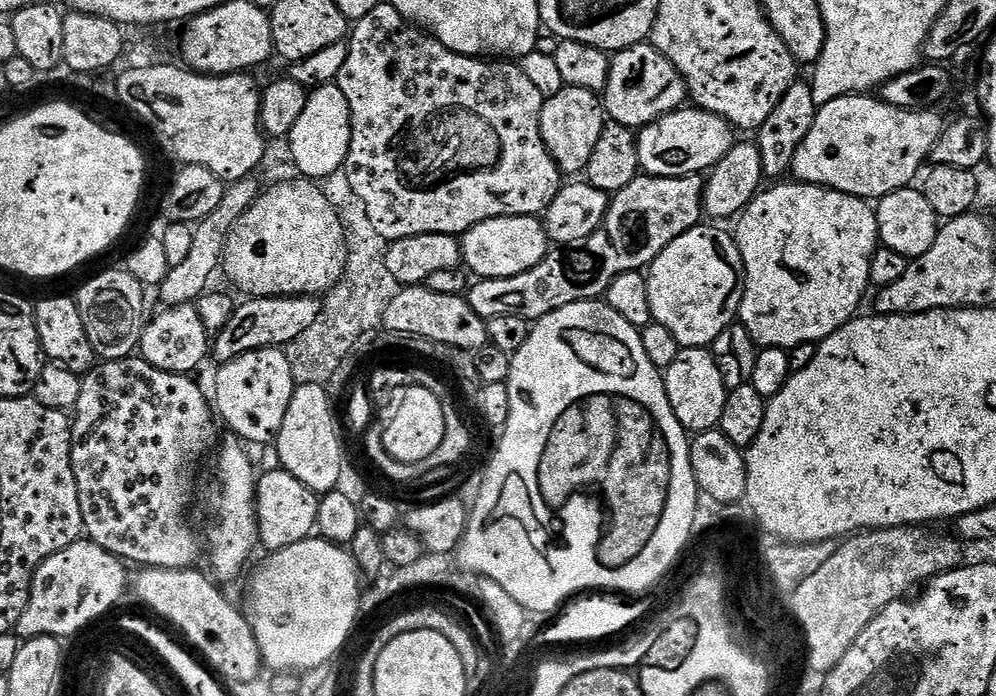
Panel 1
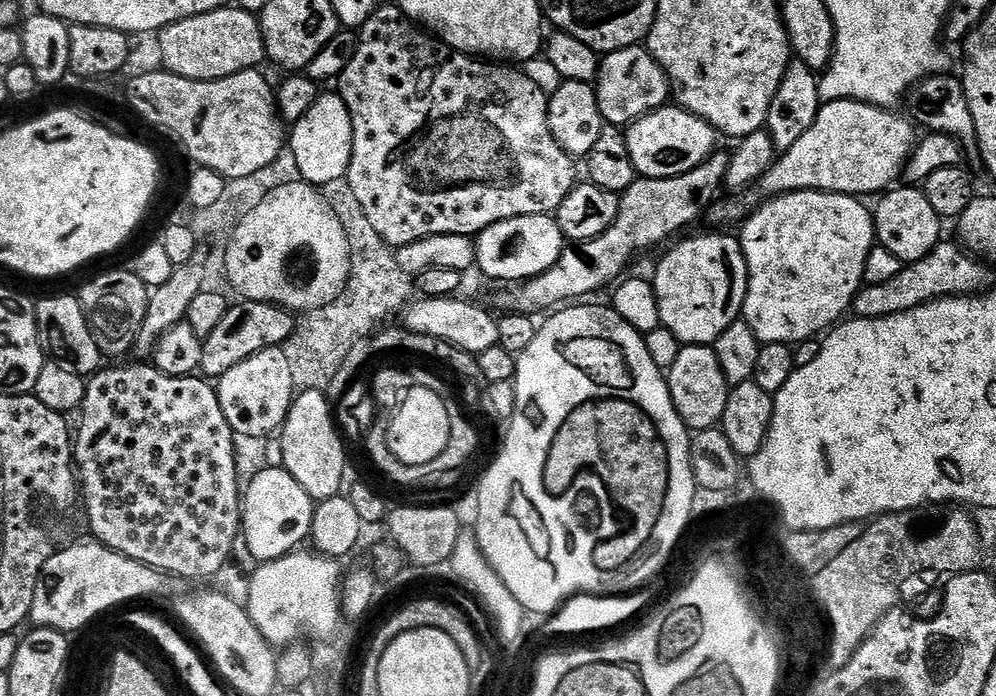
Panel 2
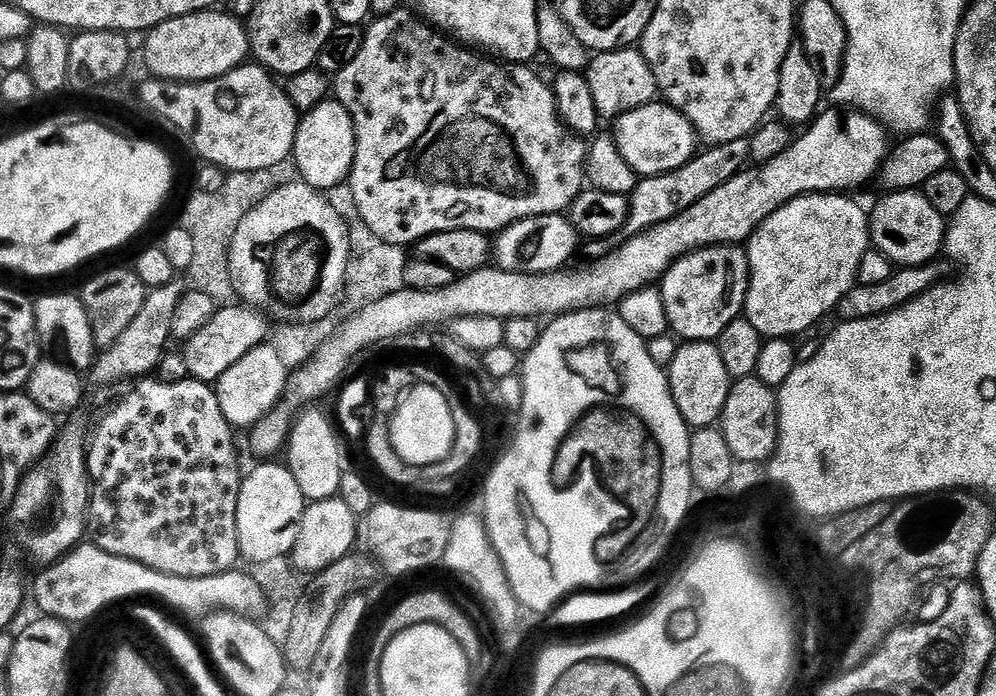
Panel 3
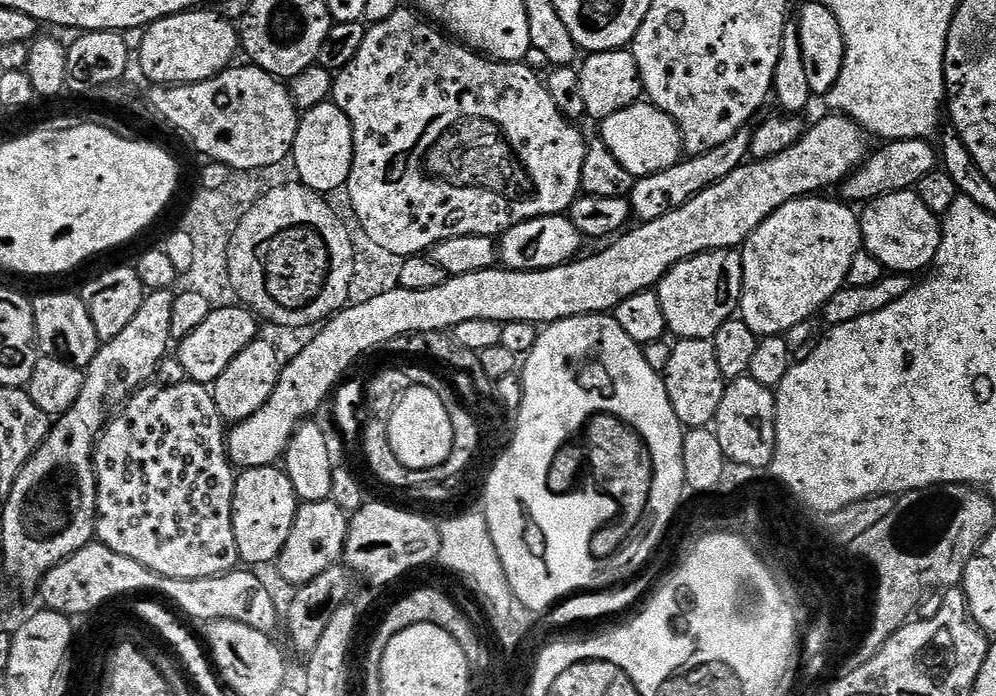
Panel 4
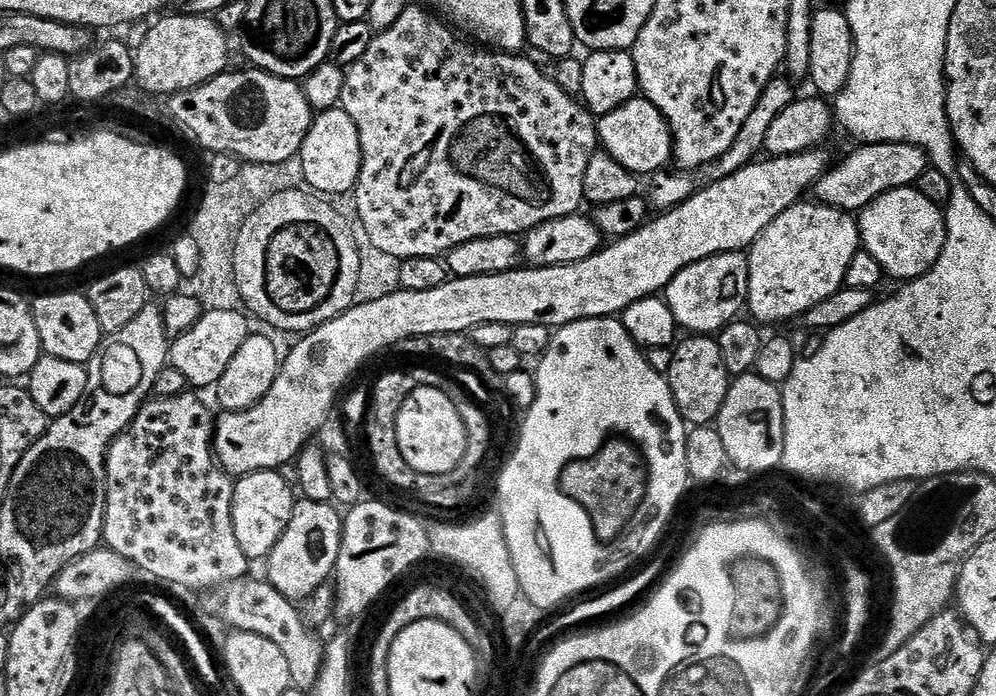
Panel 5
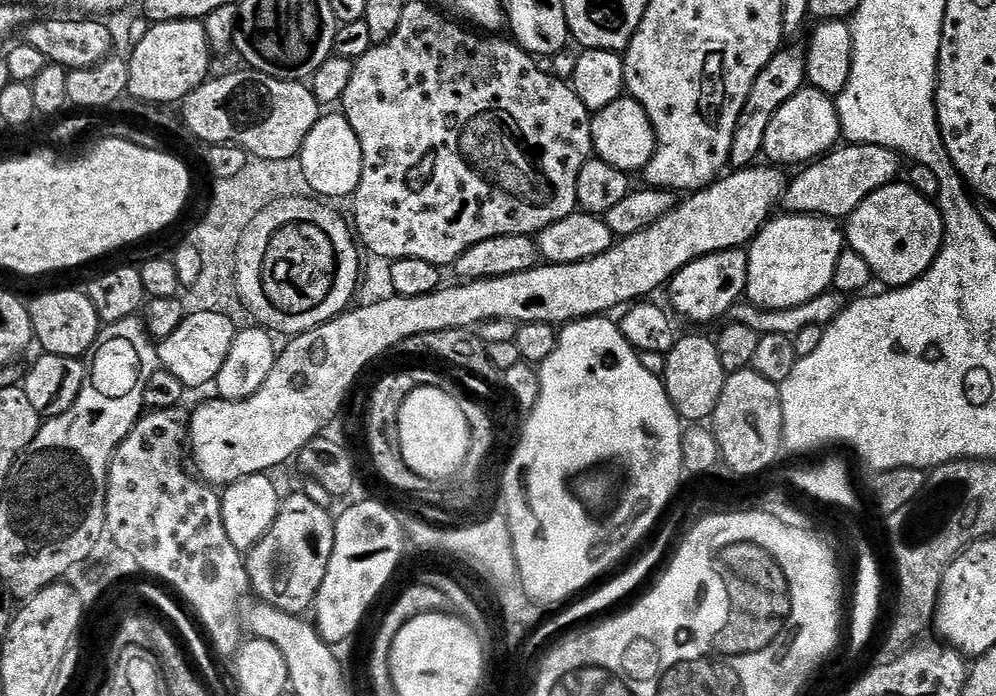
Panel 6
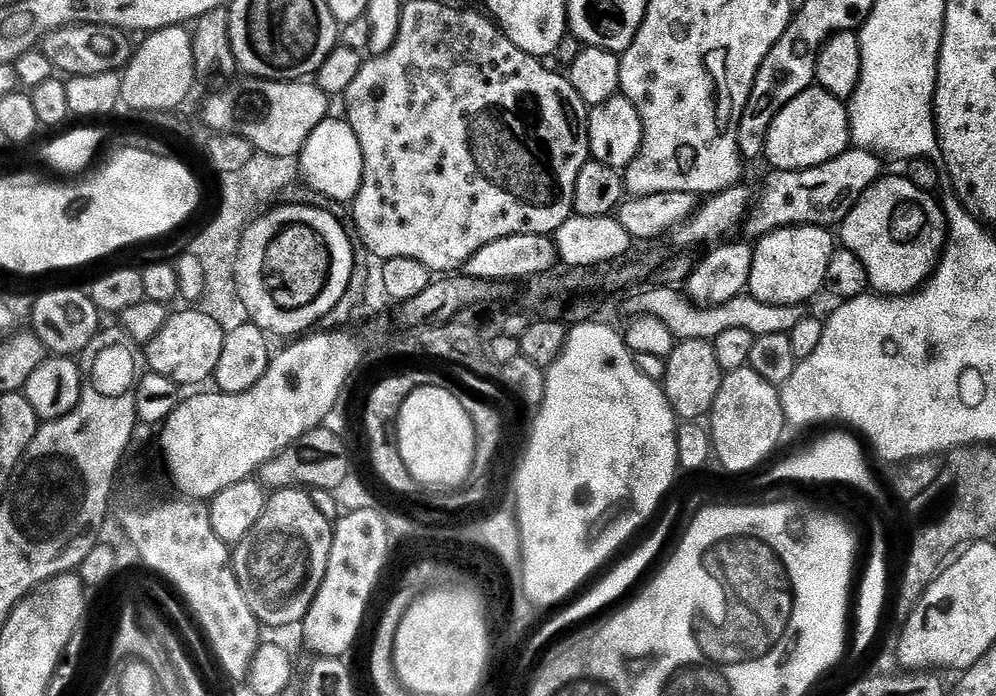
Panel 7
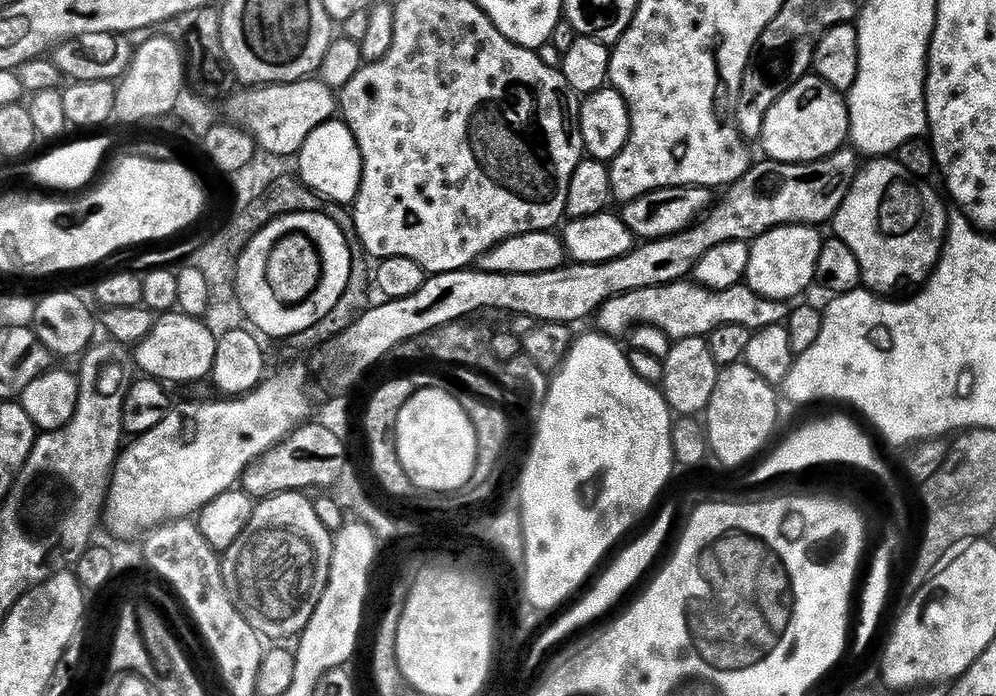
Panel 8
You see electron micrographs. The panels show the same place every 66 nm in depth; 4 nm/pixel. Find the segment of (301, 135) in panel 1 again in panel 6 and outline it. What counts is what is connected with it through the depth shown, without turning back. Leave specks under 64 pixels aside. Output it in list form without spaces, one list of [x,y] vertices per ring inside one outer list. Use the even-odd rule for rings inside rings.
[[[342,114],[336,116],[321,115],[319,122],[306,134],[304,145],[300,148],[300,175],[304,183],[312,188],[317,197],[329,196],[332,200],[351,198],[356,194],[356,187],[362,178],[362,146],[358,134]]]

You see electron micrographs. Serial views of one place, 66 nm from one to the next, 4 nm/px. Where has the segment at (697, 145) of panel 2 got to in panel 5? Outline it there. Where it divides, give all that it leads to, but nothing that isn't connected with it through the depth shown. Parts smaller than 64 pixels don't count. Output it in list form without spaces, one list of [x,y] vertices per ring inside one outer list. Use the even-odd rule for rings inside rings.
[[[633,98],[618,106],[618,110],[610,110],[610,114],[599,117],[596,134],[599,147],[626,166],[626,170],[635,172],[637,177],[648,178],[669,167],[672,135],[664,116],[649,100]]]

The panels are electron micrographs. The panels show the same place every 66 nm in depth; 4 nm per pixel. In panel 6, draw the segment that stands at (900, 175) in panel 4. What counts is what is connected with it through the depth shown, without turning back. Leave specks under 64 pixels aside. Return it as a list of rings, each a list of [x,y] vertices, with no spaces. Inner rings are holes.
[[[849,144],[837,146],[831,152],[809,163],[807,167],[788,181],[784,189],[782,208],[788,214],[826,216],[829,220],[843,221],[874,190],[893,183],[900,172],[901,157],[877,144]]]

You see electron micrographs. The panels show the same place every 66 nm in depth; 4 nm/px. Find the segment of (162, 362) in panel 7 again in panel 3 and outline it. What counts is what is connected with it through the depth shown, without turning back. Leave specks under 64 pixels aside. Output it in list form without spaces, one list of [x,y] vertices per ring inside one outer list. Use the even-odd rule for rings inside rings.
[[[220,306],[216,313],[197,333],[190,337],[182,348],[182,355],[191,379],[215,382],[234,362],[246,358],[250,350],[265,343],[270,336],[269,321],[265,313],[251,306]]]

